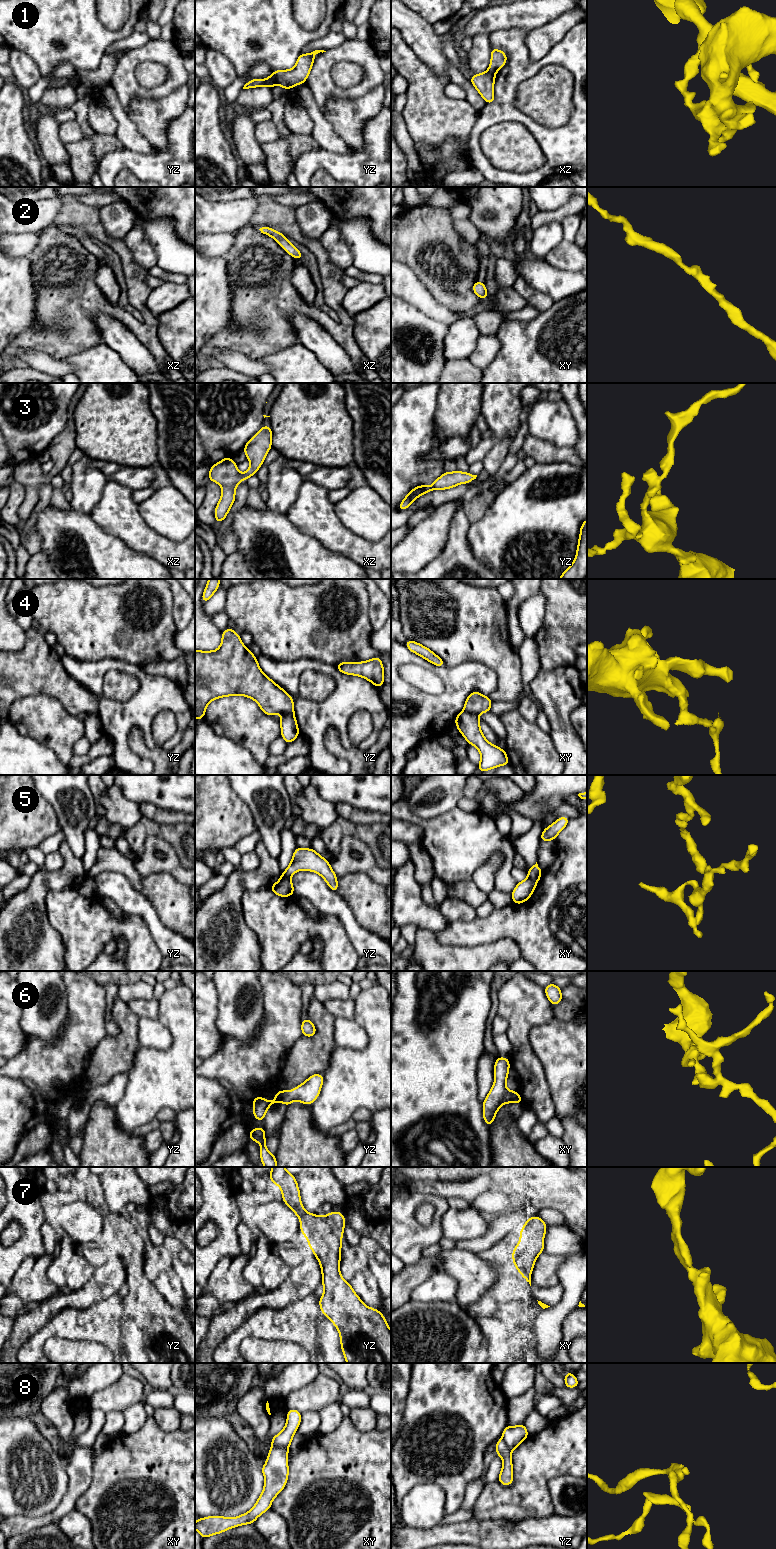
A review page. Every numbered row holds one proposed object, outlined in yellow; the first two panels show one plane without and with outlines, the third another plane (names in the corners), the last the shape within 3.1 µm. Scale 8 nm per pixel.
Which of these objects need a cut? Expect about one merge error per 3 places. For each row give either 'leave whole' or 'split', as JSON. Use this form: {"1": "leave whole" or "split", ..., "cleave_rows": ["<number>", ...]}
{"1": "split", "2": "leave whole", "3": "leave whole", "4": "split", "5": "split", "6": "split", "7": "leave whole", "8": "split", "cleave_rows": ["1", "4", "5", "6", "8"]}

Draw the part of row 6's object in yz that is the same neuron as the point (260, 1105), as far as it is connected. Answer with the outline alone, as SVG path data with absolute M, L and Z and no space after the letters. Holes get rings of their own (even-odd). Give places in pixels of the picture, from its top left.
M279 1090L275 1094L275 1099L273 1101L268 1101L268 1100L265 1100L263 1097L255 1096L254 1100L252 1101L252 1106L254 1109L253 1117L256 1120L264 1121L264 1117L267 1109L273 1104L282 1102L283 1093L284 1091Z

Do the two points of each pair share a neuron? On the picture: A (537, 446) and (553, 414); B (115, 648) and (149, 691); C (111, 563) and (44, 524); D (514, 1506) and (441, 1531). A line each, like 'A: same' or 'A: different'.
A: different
B: different
C: same
D: different

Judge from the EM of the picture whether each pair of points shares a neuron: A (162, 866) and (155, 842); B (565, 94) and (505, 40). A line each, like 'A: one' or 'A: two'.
A: one
B: two

